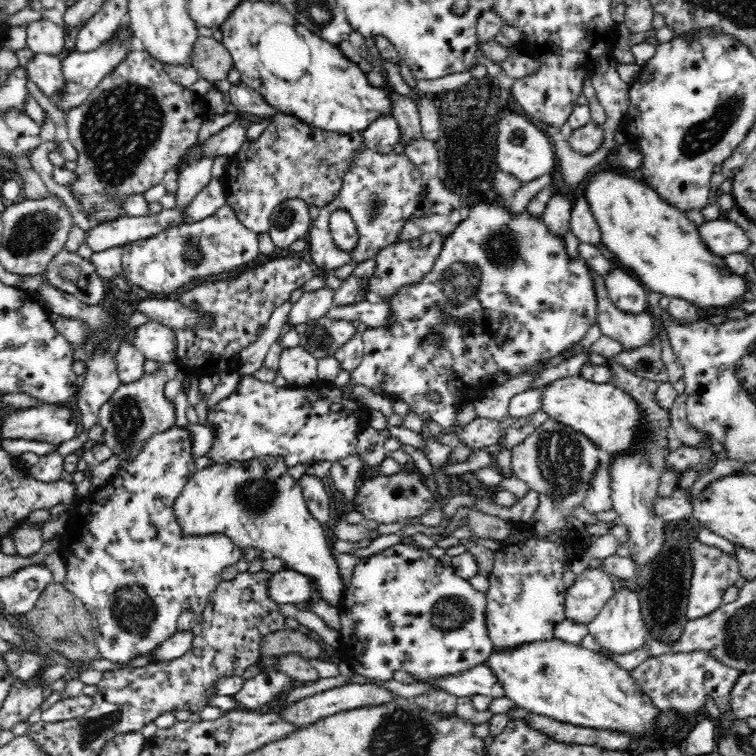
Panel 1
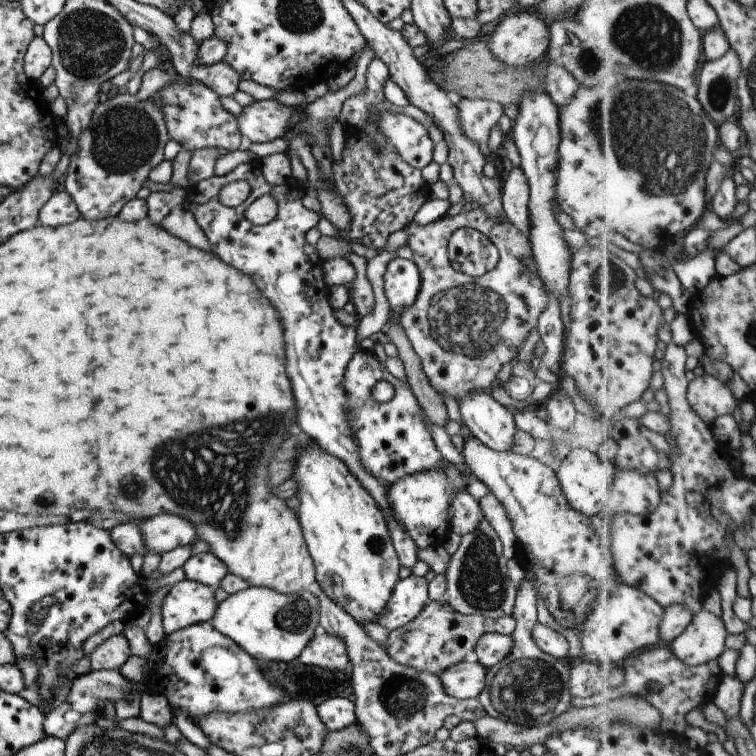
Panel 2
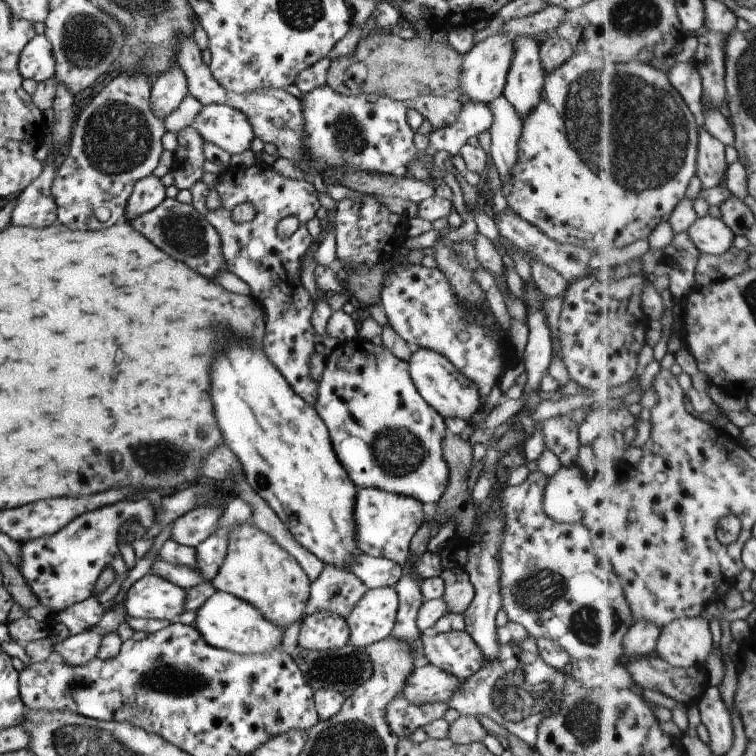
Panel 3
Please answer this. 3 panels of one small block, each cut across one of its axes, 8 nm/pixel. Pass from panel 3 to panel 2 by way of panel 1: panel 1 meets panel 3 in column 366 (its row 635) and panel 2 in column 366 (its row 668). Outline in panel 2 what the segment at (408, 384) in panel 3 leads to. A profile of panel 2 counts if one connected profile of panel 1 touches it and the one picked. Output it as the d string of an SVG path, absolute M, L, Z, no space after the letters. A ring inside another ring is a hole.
M361 348L354 352L344 370L344 392L350 408L346 410L346 424L358 444L358 456L368 476L372 474L376 480L394 484L408 475L446 468L448 462L436 448L436 438L432 437L432 430L424 420L424 412L413 391L394 376L391 368L380 363L373 352ZM384 381L391 385L394 395L387 402L378 402L372 395Z

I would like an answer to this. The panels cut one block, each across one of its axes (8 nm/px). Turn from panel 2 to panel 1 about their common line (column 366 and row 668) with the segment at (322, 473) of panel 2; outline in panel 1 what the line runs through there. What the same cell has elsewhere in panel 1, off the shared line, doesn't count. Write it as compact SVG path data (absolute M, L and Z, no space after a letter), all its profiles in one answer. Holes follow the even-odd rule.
M552 638L552 640L516 647L512 651L492 652L486 664L504 687L504 696L529 712L548 716L568 725L598 730L617 730L637 736L639 740L658 739L660 741L661 734L652 731L652 728L661 711L654 706L652 699L640 689L628 671L603 656L601 652Z

